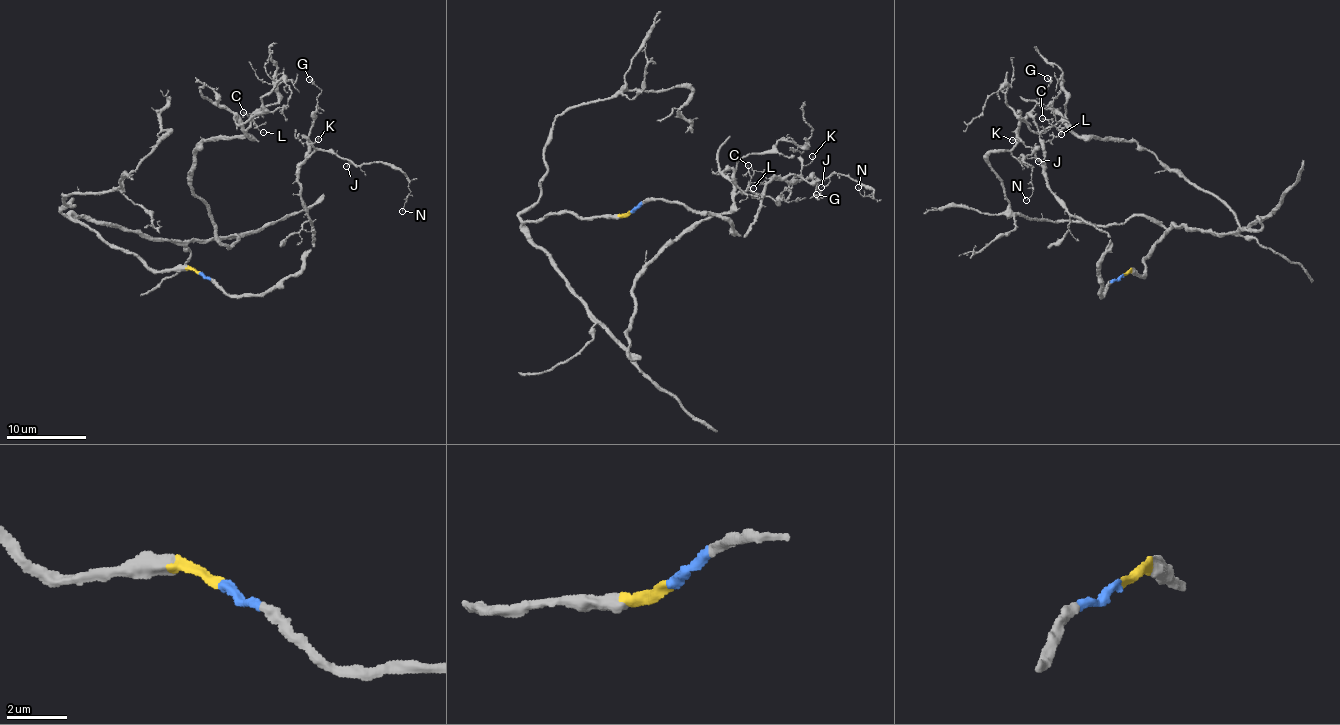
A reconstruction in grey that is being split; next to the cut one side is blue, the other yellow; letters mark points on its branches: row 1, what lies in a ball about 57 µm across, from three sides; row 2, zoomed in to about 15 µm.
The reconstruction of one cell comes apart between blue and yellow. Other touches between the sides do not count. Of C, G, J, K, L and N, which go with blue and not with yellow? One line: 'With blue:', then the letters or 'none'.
With blue: G, J, K, N

